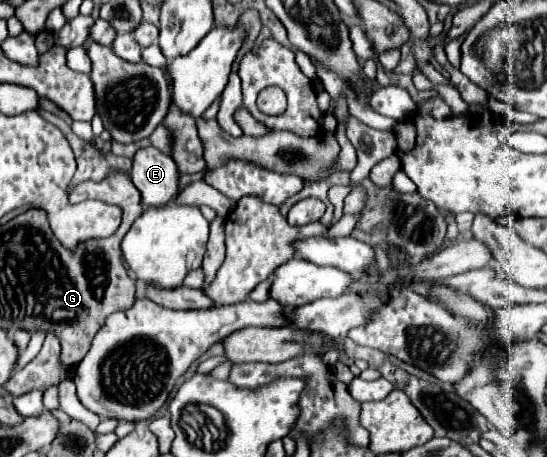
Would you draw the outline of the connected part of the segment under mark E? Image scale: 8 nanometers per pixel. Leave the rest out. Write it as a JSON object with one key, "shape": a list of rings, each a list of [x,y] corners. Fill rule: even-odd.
{"shape":[[[140,147],[132,157],[132,169],[130,179],[136,185],[136,189],[142,195],[144,207],[162,207],[170,203],[178,193],[178,169],[170,155],[158,151],[156,147]]]}

